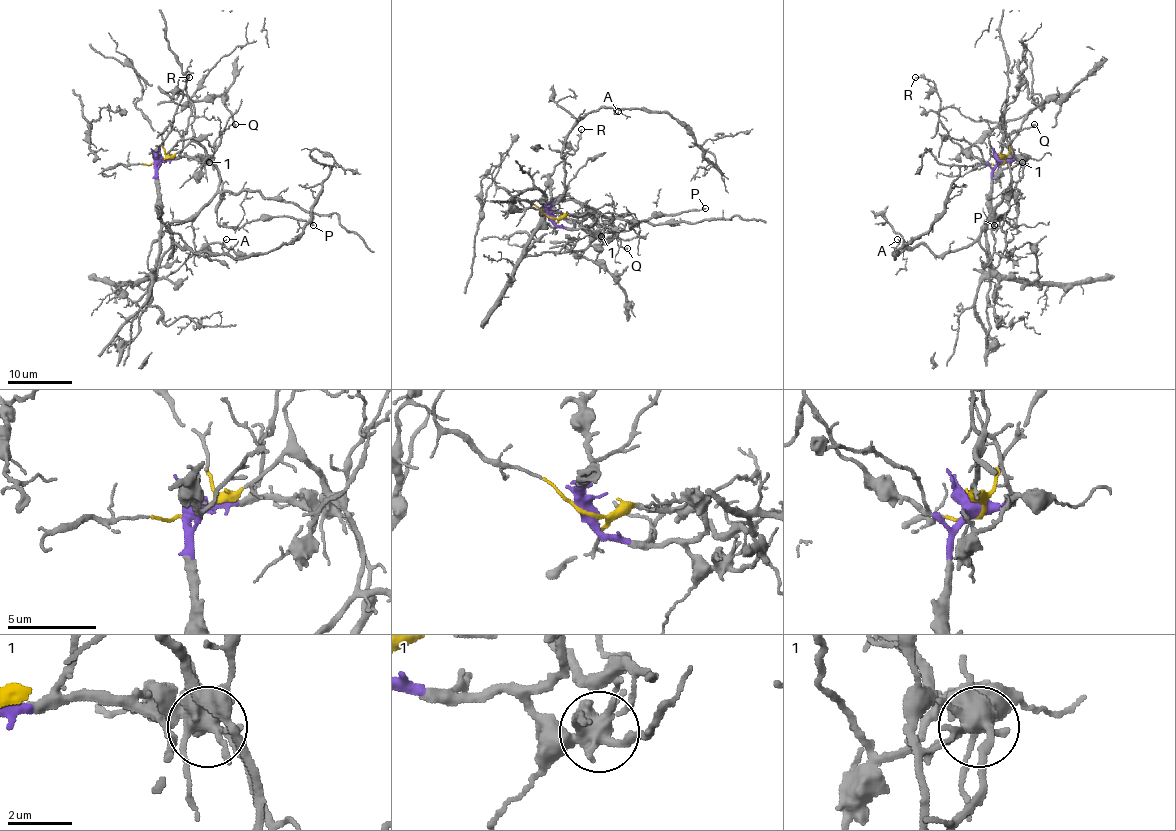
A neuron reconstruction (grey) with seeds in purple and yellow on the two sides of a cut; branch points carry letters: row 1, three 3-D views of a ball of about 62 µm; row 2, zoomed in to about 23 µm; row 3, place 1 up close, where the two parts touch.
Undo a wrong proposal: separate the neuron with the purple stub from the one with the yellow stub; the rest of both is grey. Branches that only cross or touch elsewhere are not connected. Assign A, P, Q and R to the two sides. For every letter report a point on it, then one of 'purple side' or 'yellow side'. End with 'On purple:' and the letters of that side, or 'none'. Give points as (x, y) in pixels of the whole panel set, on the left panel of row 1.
A: (226, 239) | yellow side
P: (313, 225) | purple side
Q: (235, 124) | yellow side
R: (189, 77) | purple side
On purple: P, R

